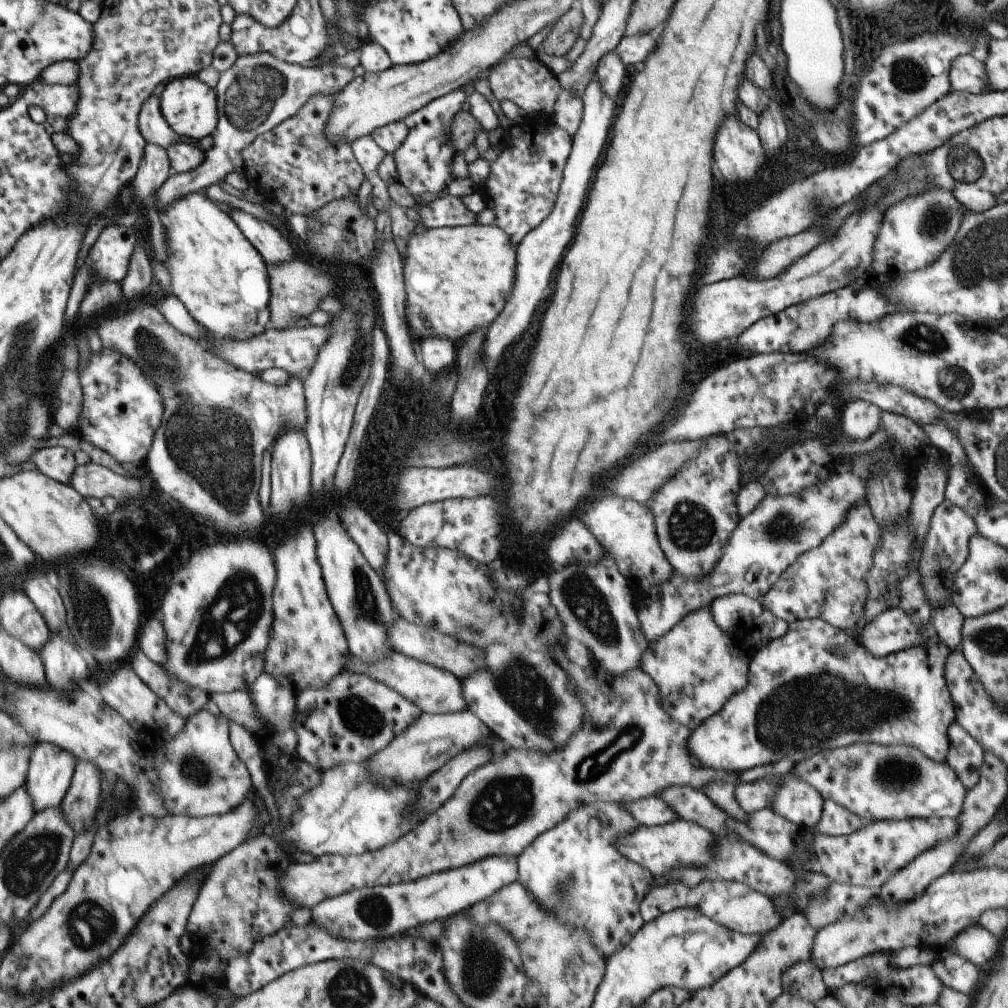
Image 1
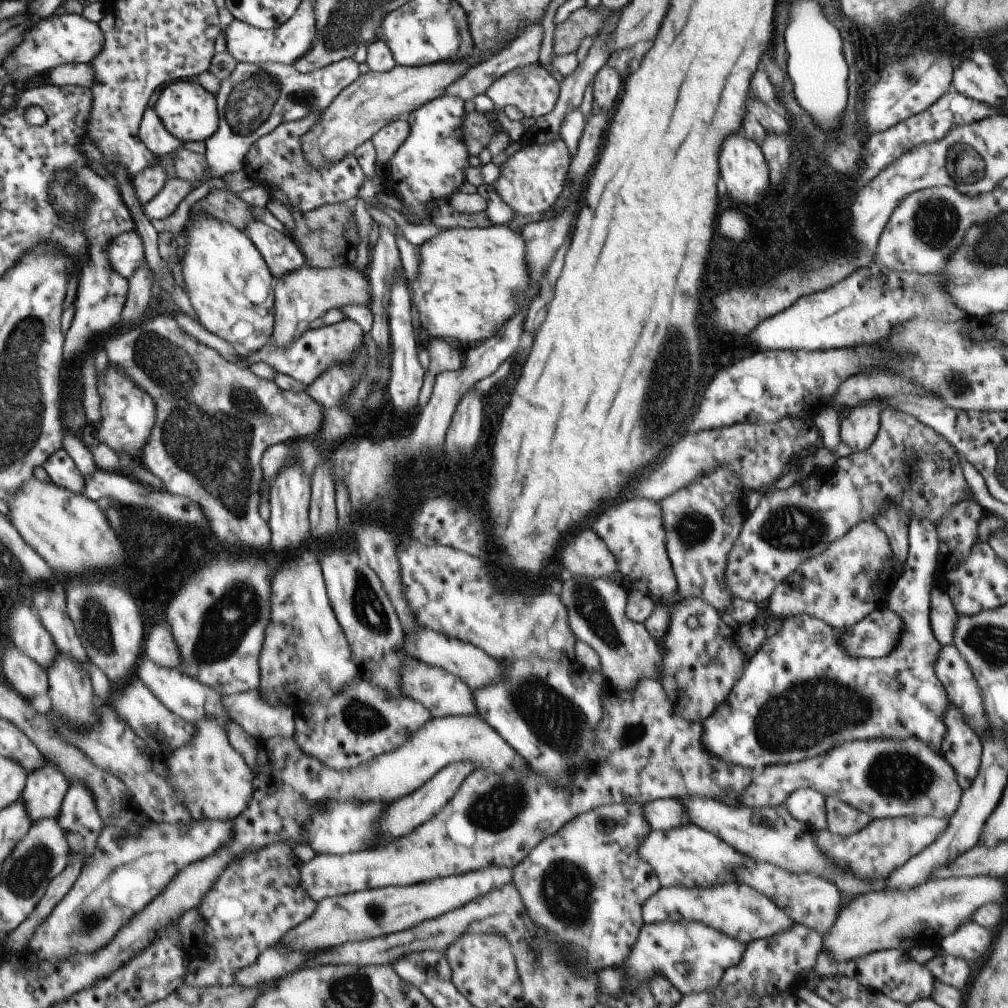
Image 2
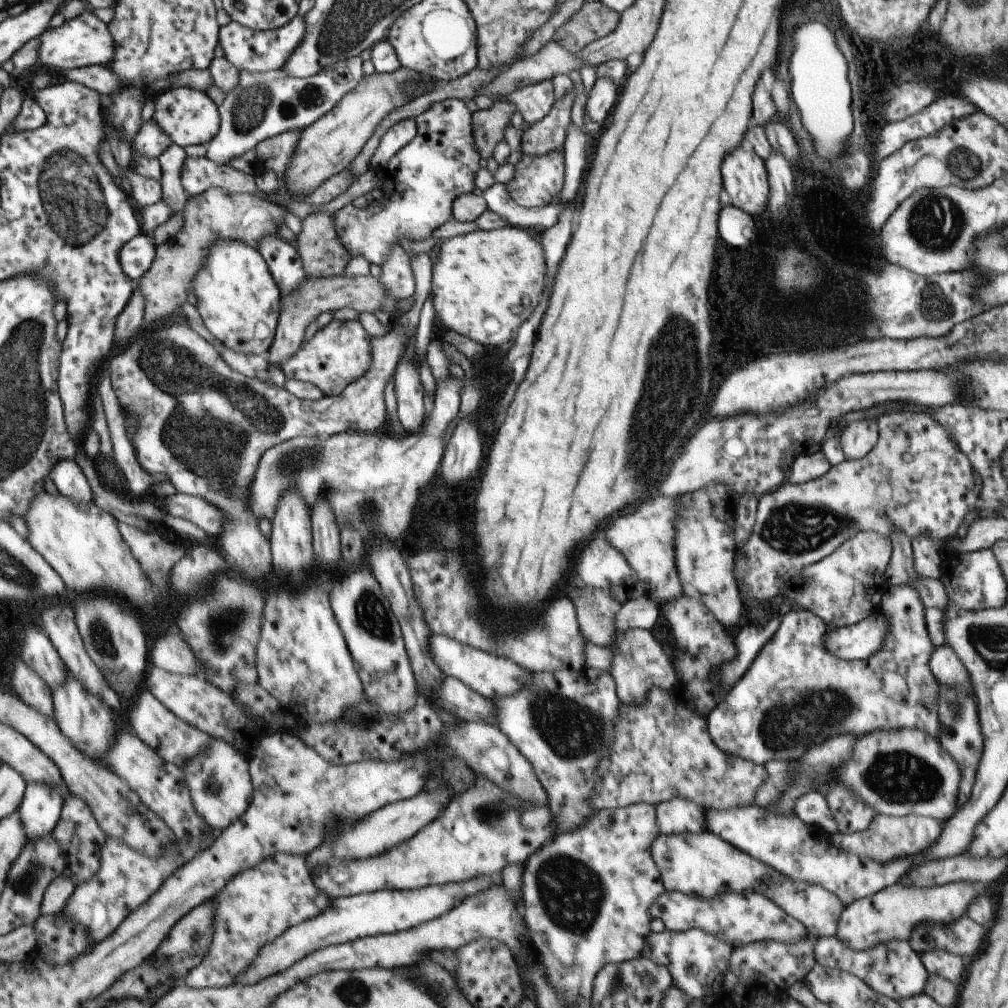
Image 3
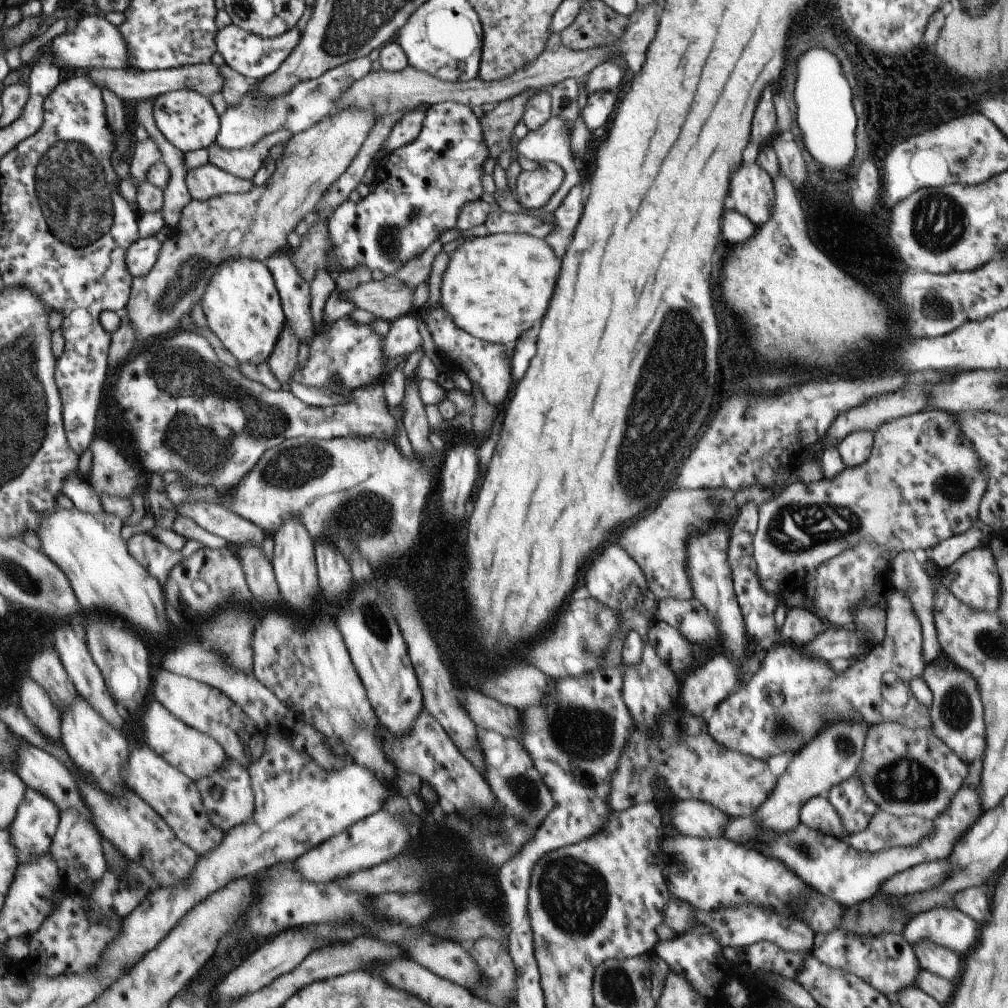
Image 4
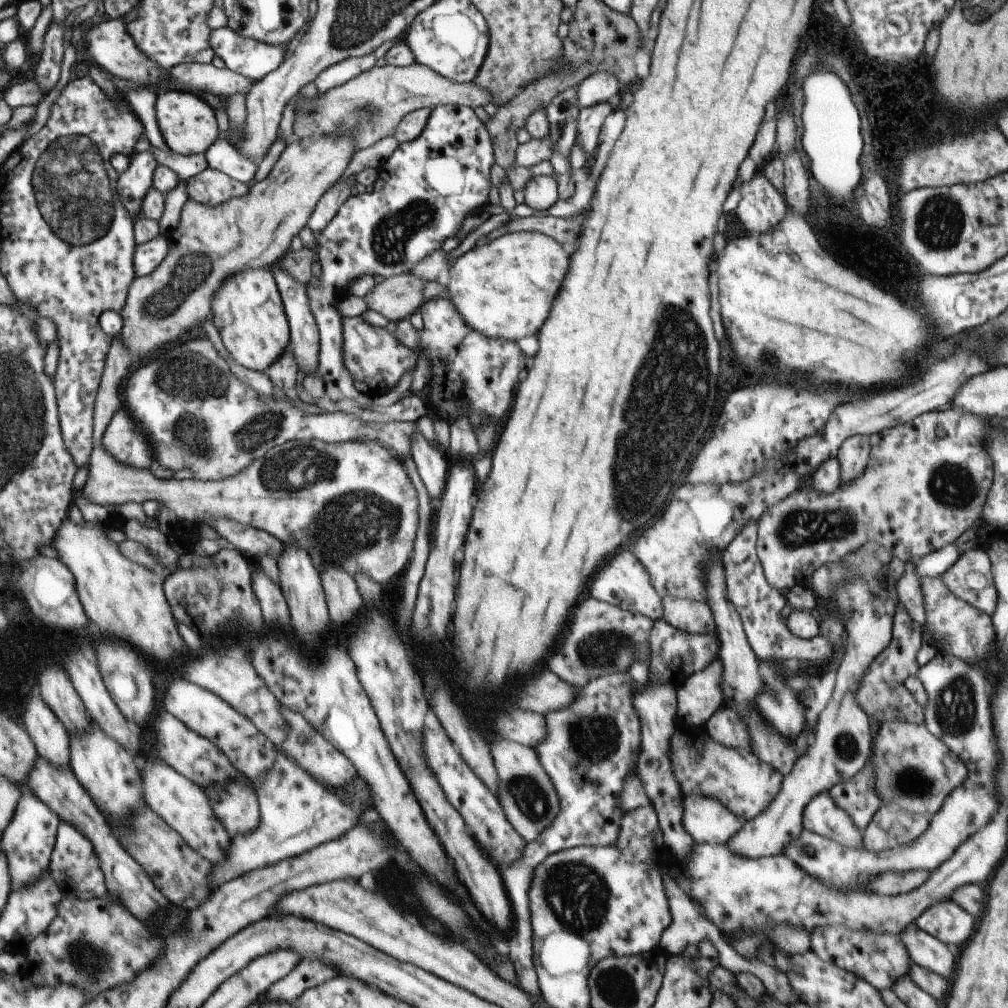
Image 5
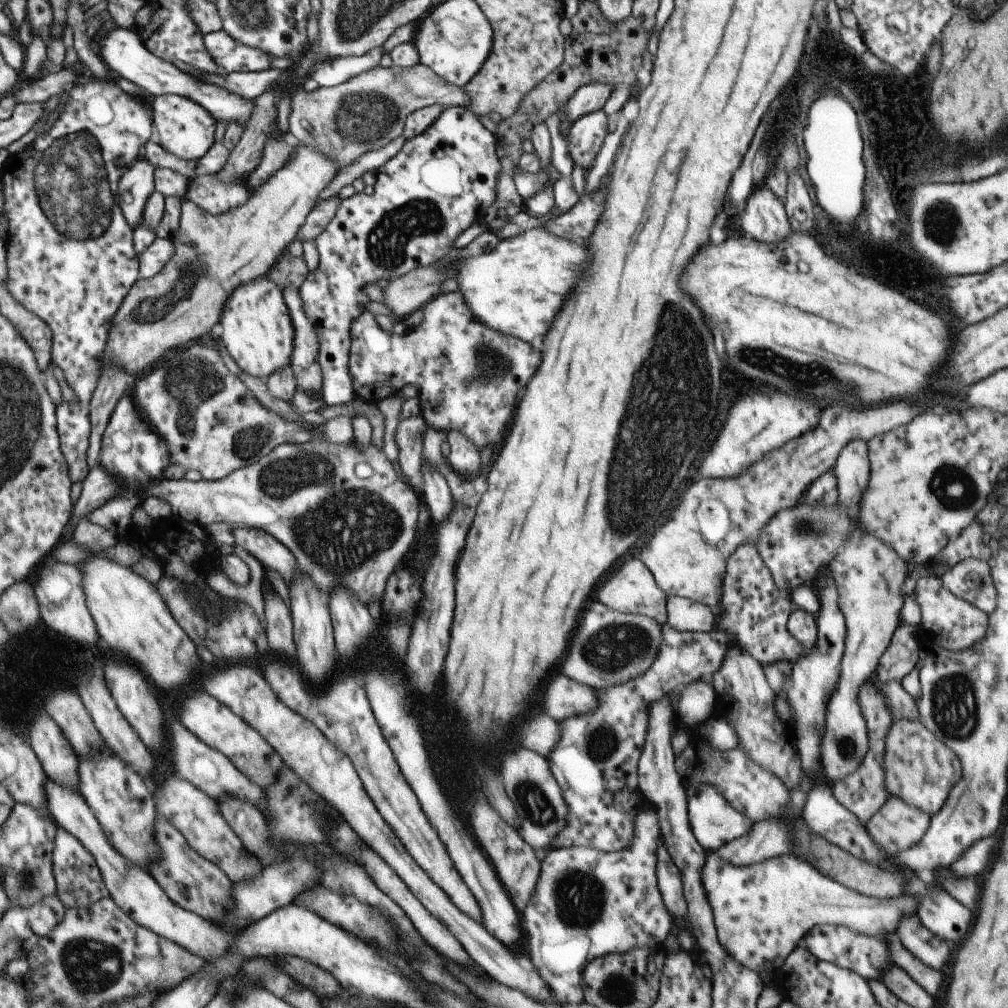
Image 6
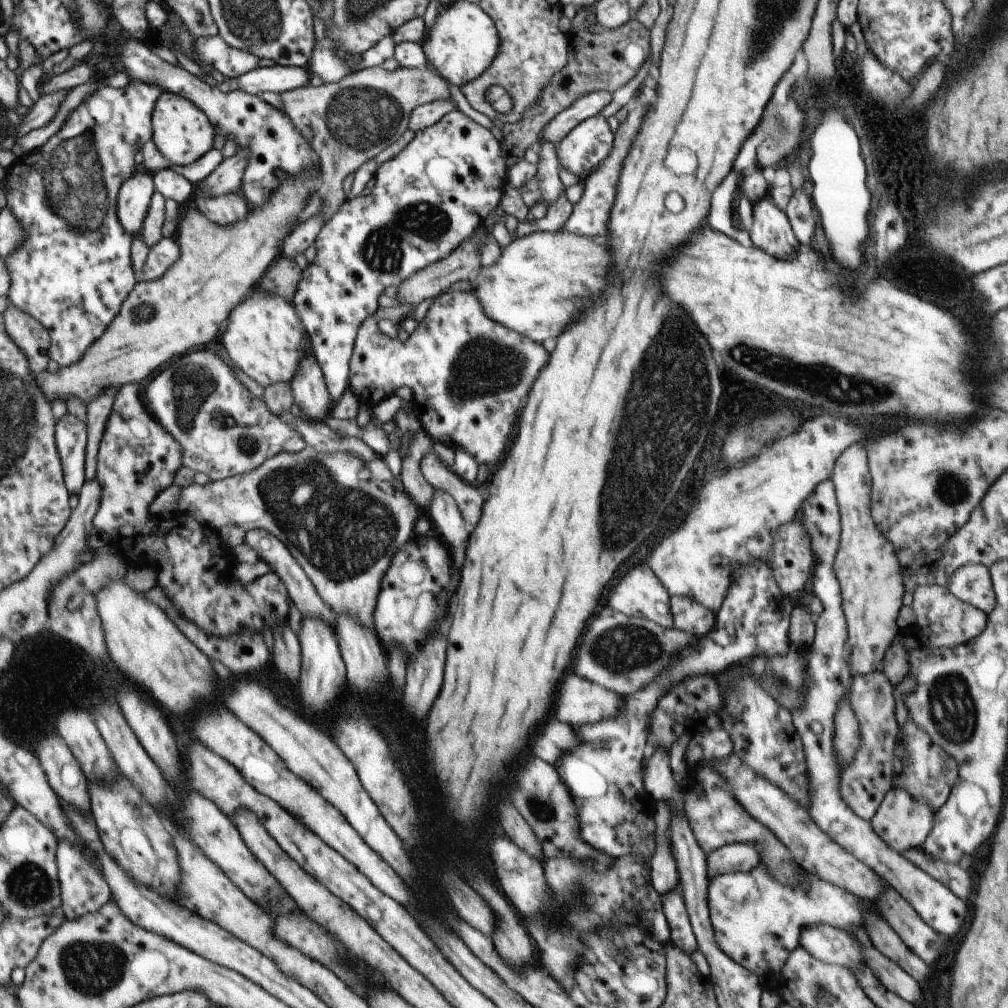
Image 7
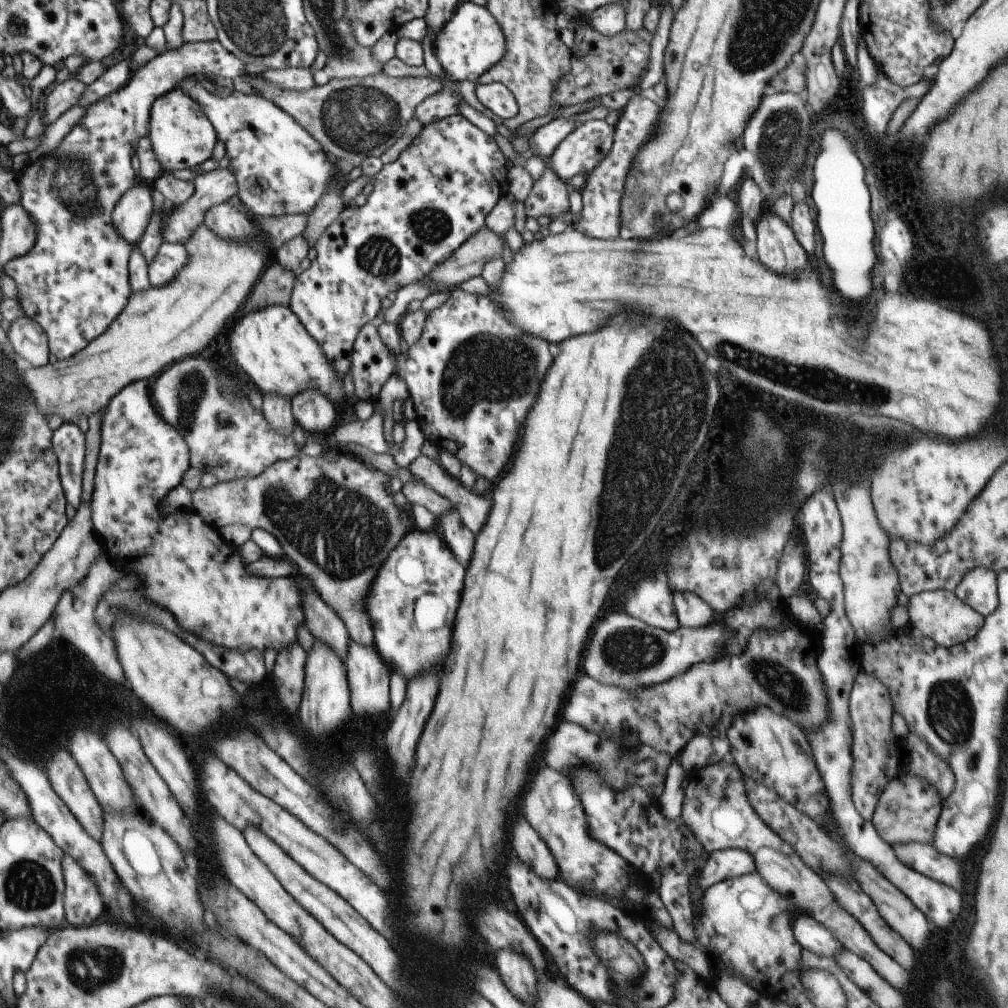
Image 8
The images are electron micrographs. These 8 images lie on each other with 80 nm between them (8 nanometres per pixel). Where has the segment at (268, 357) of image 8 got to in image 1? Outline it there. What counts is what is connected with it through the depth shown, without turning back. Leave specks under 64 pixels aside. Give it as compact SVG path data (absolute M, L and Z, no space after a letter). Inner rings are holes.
M197 192L176 200L160 218L169 247L169 261L167 264L162 263L169 273L175 298L181 301L191 318L211 335L225 340L244 341L267 330L265 324L270 320L270 288L266 264L231 217L221 212L215 202L210 201L204 193Z

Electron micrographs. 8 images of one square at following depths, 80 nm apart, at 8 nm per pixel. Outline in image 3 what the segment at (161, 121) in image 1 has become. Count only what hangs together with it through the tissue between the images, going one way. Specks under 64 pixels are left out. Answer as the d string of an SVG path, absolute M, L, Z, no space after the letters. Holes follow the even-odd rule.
M150 120L134 134L132 152L137 157L156 159L170 144L169 137Z

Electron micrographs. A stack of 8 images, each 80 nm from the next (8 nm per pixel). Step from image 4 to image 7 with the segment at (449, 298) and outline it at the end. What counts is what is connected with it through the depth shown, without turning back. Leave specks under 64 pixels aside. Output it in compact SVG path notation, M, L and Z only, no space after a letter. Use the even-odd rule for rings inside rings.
M538 231L523 238L516 238L507 247L501 249L499 260L493 266L482 267L475 277L469 281L474 287L471 291L480 302L484 313L495 322L527 336L535 342L543 342L549 336L555 338L563 332L565 326L577 316L579 312L599 298L603 288L609 284L605 280L607 272L611 270L611 254L607 244L597 244L591 238L576 235L567 231Z

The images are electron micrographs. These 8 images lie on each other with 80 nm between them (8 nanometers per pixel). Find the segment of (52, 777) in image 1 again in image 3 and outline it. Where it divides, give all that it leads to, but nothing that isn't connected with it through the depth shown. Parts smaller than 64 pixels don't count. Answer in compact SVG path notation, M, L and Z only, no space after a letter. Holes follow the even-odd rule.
M28 783L19 812L29 843L55 832L62 817L64 800L62 793L54 787L43 783Z

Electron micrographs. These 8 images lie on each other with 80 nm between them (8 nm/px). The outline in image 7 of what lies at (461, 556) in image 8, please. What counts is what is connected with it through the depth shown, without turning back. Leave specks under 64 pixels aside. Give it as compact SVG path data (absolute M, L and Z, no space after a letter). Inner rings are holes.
M441 492L433 494L431 506L429 506L429 518L433 526L441 532L441 538L453 548L461 550L467 542L467 532L463 528L463 520L459 516L459 510L455 502Z

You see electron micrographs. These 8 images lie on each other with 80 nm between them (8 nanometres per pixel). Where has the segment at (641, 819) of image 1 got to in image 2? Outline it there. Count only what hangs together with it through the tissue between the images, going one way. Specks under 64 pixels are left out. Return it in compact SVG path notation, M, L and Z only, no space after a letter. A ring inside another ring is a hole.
M657 799L644 803L643 814L648 825L655 830L669 830L691 824L679 799Z

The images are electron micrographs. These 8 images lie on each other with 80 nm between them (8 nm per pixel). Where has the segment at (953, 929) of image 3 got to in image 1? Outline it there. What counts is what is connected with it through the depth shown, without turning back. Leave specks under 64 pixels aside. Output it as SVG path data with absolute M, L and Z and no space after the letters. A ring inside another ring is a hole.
M981 926L964 928L950 939L946 946L949 953L959 955L975 966L985 966L985 962L991 962L997 956L997 948L997 938Z

